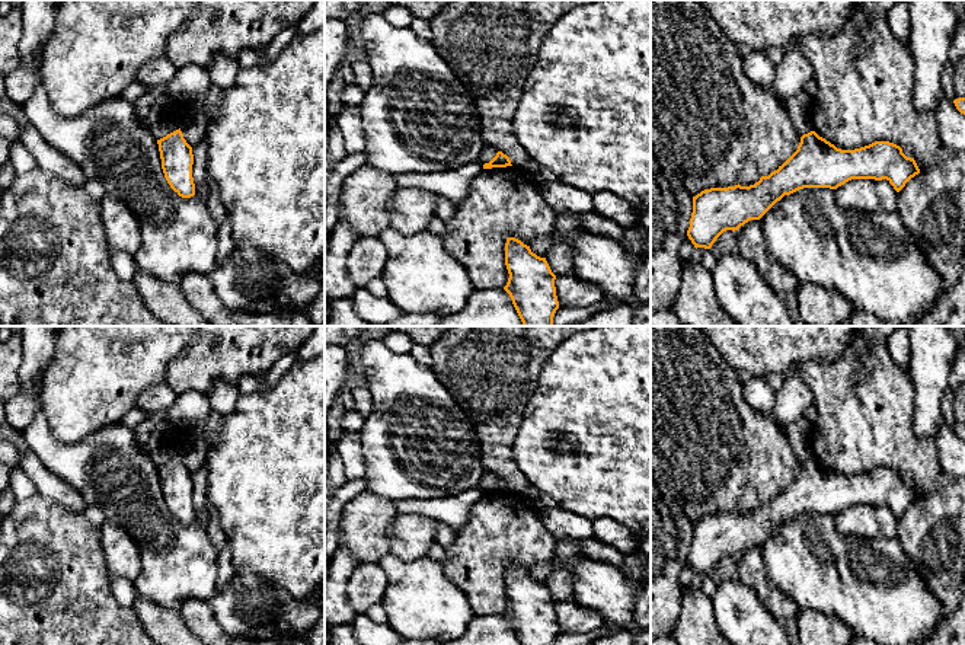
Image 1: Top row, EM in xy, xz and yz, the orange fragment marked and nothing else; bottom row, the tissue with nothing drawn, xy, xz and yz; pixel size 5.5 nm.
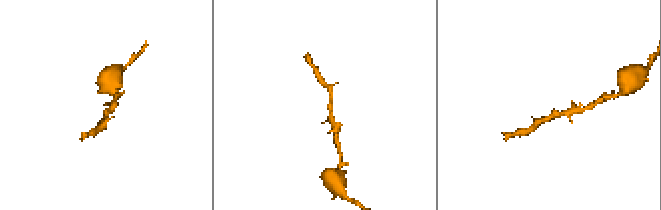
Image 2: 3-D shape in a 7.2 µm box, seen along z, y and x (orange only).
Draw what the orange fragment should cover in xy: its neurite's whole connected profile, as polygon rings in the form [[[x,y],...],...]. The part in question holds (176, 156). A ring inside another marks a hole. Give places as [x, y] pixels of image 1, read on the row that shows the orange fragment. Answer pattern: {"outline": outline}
{"outline": [[[170,95],[160,96],[148,111],[148,130],[157,138],[164,178],[179,197],[191,198],[194,154],[180,131],[183,119],[183,106]]]}

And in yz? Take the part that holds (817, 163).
{"outline": [[[803,90],[782,102],[802,135],[798,150],[769,176],[750,186],[704,189],[693,197],[687,236],[694,248],[710,249],[726,230],[760,220],[777,201],[803,188],[837,189],[851,179],[886,179],[897,192],[920,173],[914,159],[889,141],[841,150],[814,131],[814,98]]]}

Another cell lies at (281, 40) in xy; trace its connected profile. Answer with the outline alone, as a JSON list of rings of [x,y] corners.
[[[293,25],[278,33],[266,47],[266,51],[261,60],[261,64],[269,64],[278,54],[290,44],[290,41],[298,33],[298,25]]]

